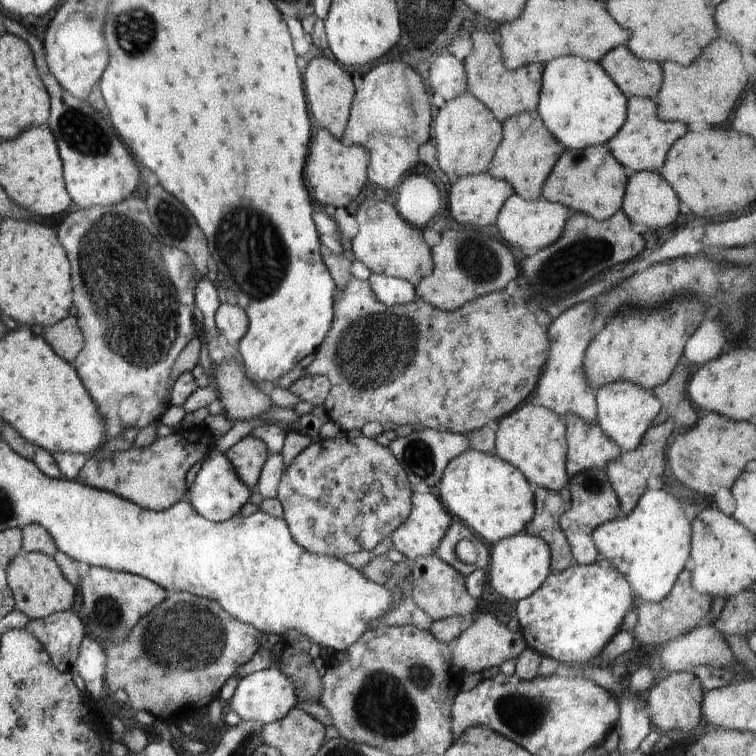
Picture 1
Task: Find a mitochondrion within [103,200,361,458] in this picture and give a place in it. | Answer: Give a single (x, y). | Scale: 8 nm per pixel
(262, 242)

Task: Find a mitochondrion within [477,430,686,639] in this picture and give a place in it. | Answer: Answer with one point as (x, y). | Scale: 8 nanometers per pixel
(594, 485)

